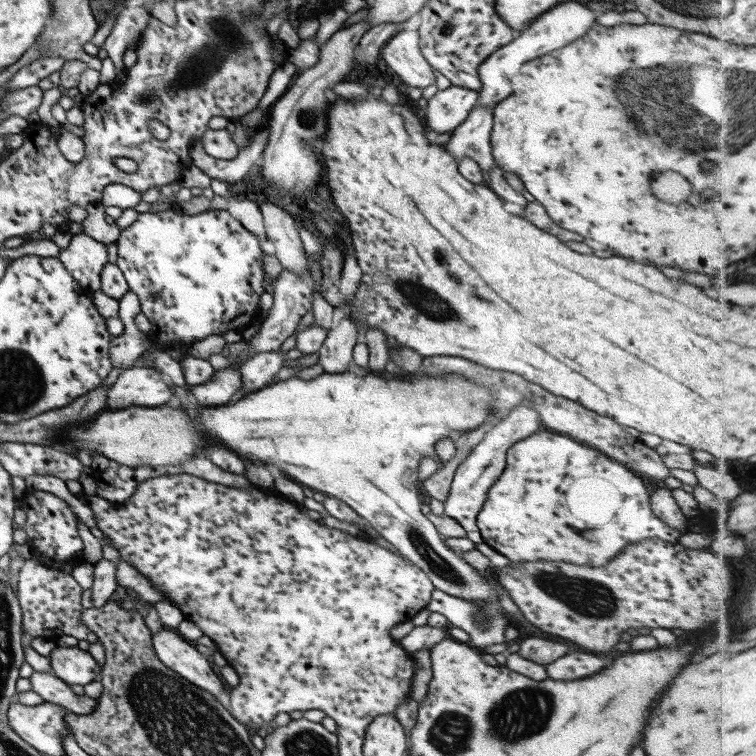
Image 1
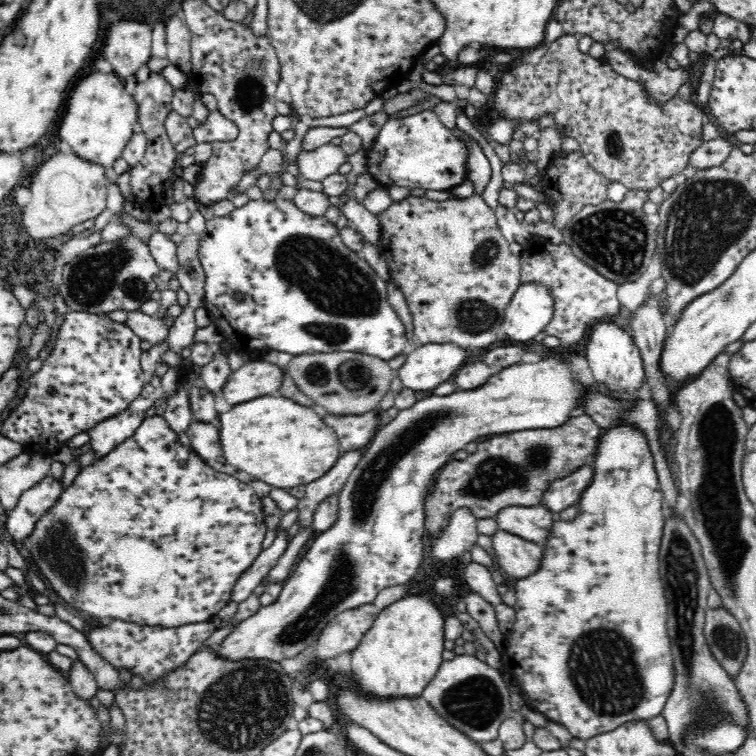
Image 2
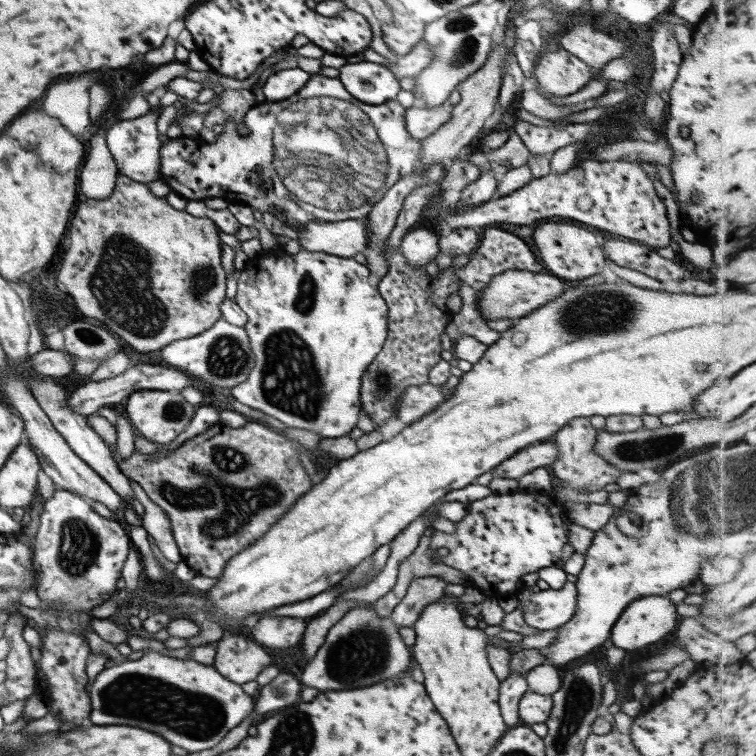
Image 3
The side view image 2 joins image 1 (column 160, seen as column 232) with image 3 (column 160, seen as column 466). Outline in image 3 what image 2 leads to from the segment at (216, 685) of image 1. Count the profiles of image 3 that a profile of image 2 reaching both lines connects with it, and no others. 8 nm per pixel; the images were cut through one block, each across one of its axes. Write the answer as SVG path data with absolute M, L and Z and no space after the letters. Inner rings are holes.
M139 390L127 396L125 414L134 433L155 444L167 444L189 424L196 406L189 404L176 392Z

